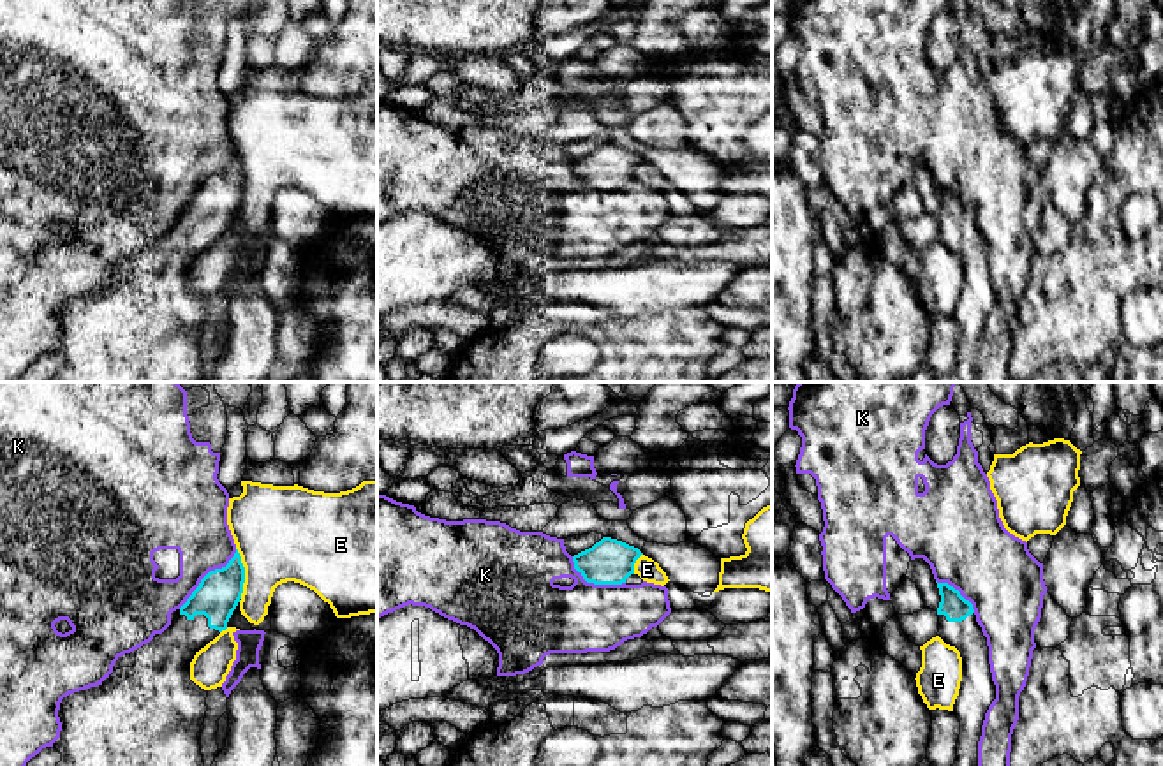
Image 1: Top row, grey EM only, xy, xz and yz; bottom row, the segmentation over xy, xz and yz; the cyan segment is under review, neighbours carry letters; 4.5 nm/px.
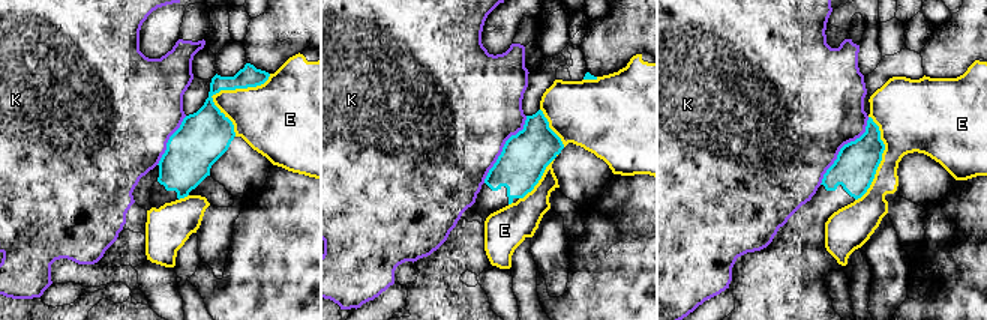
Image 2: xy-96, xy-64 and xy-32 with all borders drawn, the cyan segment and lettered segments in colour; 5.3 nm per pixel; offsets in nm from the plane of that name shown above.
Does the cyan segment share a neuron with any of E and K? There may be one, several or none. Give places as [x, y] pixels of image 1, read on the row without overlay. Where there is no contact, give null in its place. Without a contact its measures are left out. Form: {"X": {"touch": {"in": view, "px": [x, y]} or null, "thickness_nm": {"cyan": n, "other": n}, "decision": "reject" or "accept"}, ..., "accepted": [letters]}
{"E": {"touch": {"in": "xy", "px": [244, 178]}, "thickness_nm": {"cyan": 200, "other": 440}, "decision": "reject"}, "K": {"touch": {"in": "xy", "px": [207, 180]}, "thickness_nm": {"cyan": 200, "other": 300}, "decision": "reject"}, "accepted": []}

